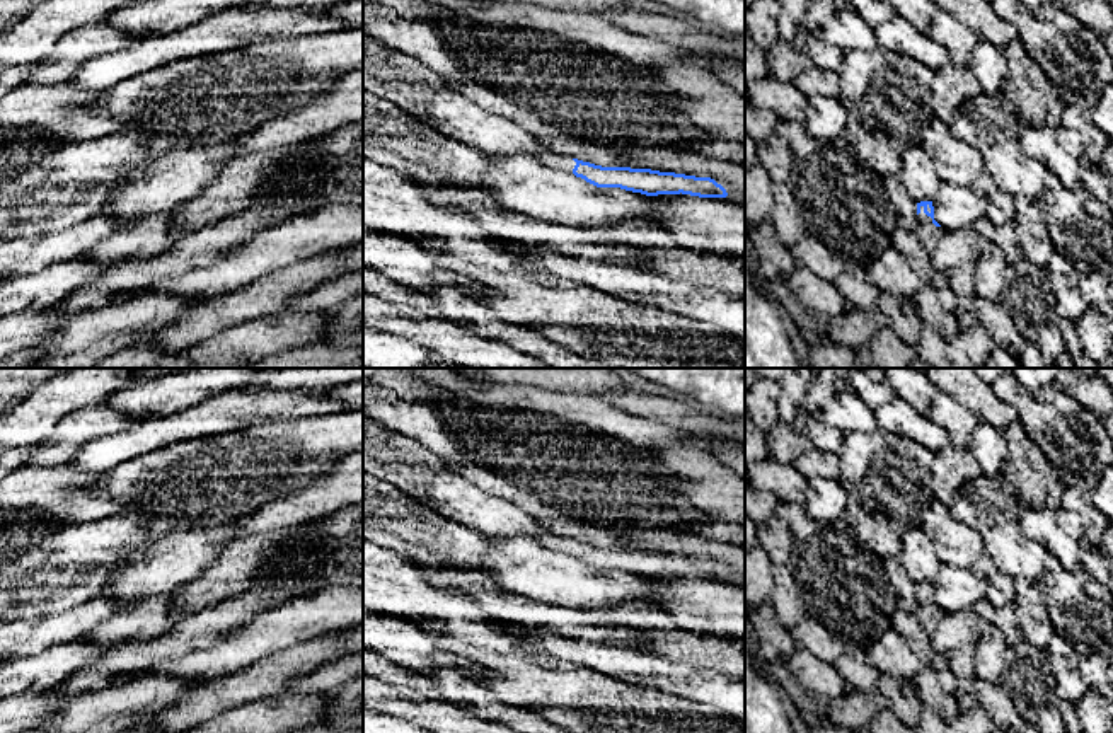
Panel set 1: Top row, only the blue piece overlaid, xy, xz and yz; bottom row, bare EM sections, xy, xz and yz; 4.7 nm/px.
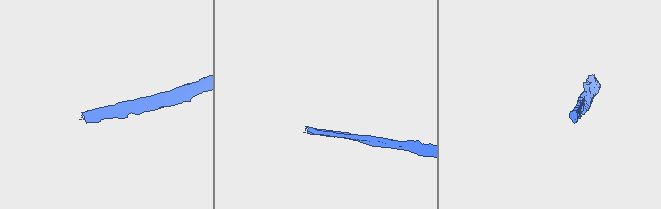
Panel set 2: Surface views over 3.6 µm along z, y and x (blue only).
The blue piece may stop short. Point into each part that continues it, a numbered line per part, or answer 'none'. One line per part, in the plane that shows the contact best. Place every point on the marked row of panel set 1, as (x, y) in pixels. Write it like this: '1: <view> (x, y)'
1: yz (928, 232)

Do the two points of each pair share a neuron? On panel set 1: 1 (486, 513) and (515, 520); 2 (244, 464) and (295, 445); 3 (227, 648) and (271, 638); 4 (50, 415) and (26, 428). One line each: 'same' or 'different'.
1: same
2: same
3: same
4: same

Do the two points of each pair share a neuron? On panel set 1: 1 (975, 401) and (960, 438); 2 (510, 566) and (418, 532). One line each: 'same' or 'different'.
1: different
2: different

